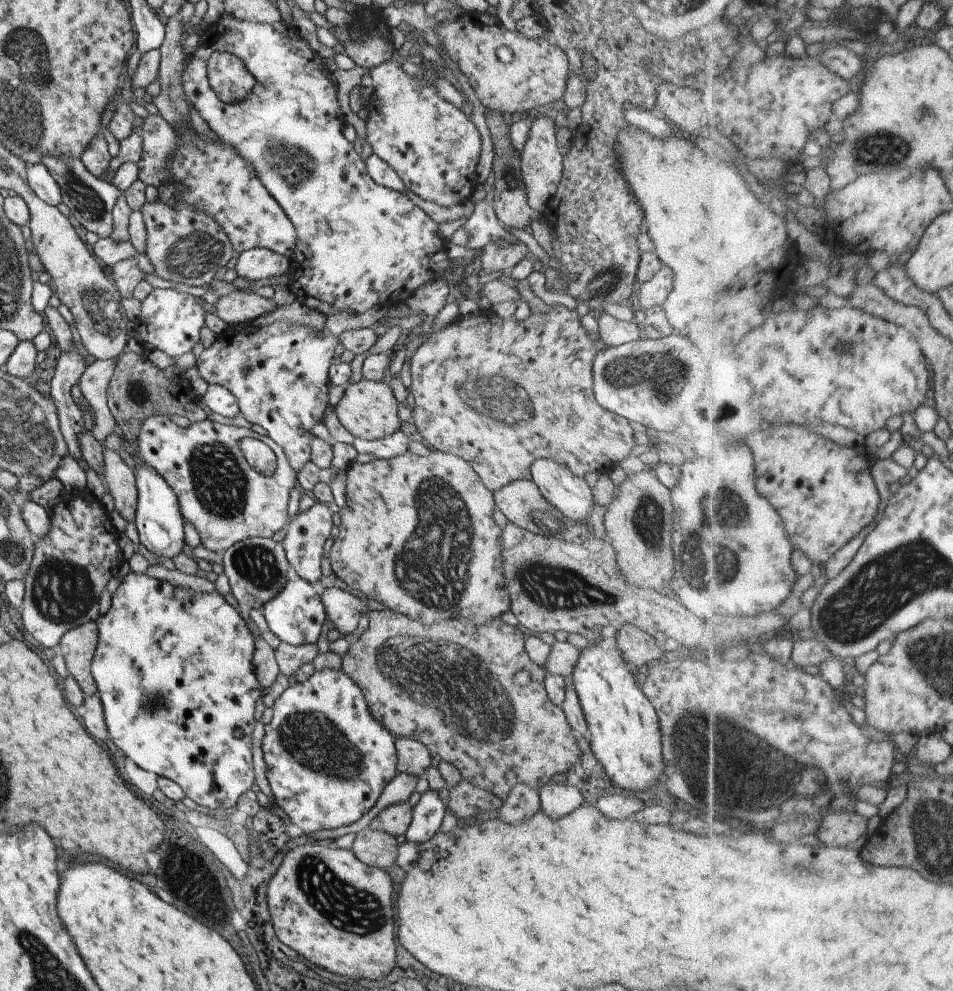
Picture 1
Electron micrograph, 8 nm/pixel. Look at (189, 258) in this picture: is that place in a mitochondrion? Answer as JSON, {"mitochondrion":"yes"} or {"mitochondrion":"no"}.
{"mitochondrion":"yes"}

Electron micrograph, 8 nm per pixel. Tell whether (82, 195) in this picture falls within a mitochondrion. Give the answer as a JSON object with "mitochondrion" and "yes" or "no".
{"mitochondrion":"yes"}

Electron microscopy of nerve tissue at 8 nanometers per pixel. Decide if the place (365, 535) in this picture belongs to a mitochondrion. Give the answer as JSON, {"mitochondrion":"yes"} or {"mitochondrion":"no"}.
{"mitochondrion":"no"}

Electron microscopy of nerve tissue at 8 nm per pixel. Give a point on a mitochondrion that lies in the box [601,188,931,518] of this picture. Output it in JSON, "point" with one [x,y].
{"point":[802,365]}

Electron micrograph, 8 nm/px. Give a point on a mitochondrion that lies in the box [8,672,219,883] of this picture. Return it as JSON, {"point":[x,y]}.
{"point":[156,704]}

